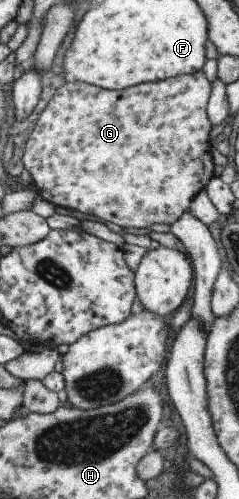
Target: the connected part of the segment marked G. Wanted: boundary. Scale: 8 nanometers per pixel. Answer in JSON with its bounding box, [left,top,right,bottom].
[21,70,215,229]

